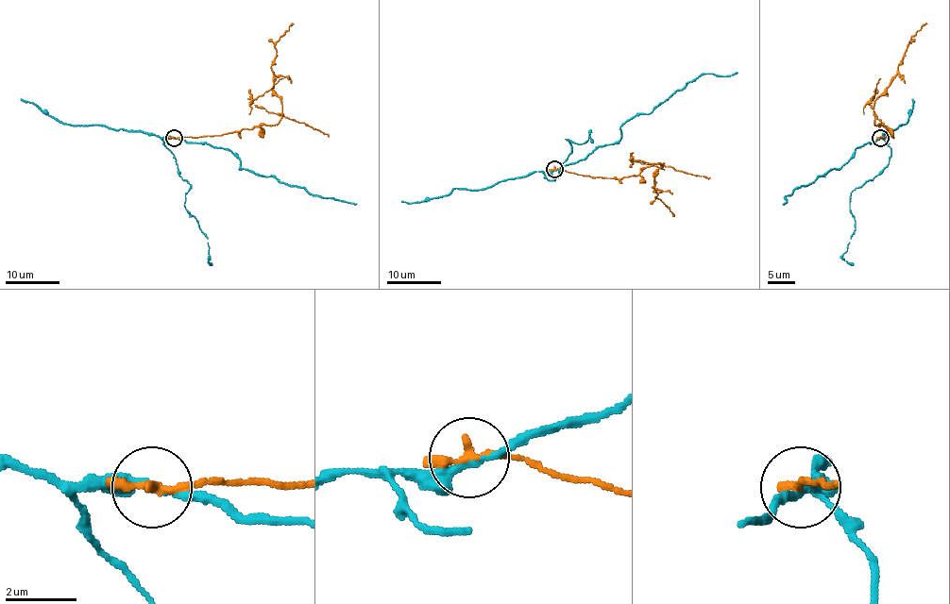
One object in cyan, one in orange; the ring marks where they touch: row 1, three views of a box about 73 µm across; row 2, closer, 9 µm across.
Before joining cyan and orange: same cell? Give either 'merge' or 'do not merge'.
do not merge

